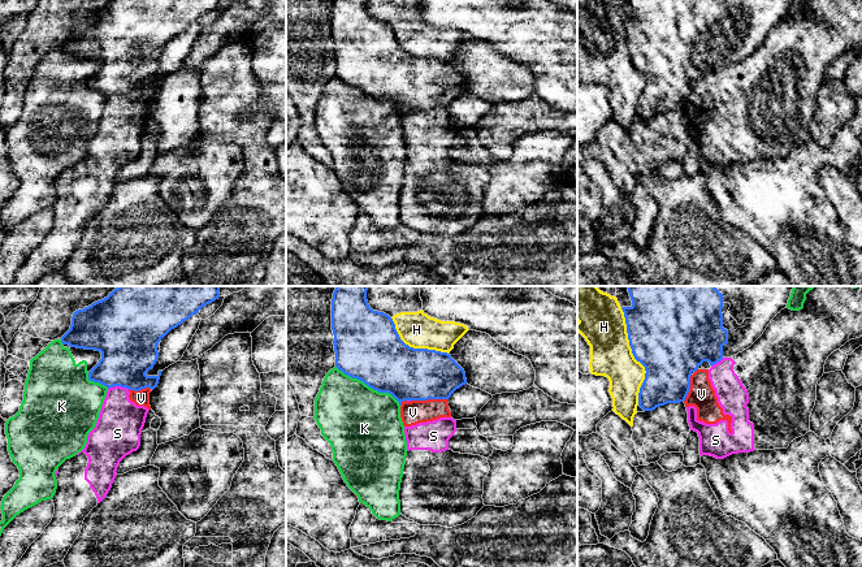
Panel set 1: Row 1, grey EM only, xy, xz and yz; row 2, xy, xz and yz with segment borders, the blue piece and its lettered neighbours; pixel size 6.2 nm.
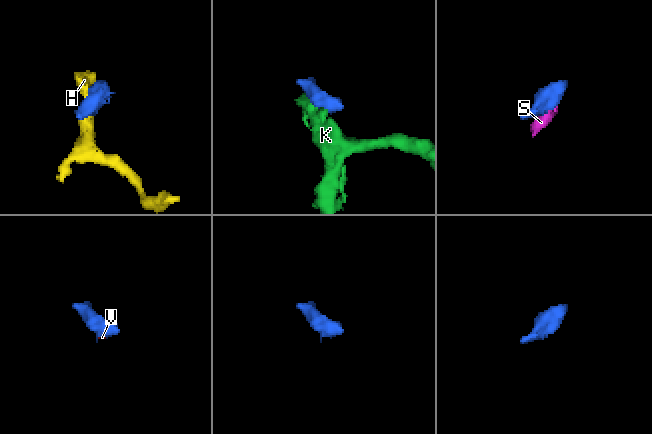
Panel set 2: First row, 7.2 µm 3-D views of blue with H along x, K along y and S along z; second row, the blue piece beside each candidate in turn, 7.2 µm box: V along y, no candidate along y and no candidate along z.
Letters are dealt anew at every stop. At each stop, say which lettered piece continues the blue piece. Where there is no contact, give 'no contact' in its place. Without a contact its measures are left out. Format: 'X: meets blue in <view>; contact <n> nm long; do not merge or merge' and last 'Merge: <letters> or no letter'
H: meets blue in yz; contact 600 nm long; do not merge
K: meets blue in xz; contact 480 nm long; do not merge
S: meets blue in xy; contact 100 nm long; do not merge
V: meets blue in xz; contact 220 nm long; do not merge
Merge: no letter

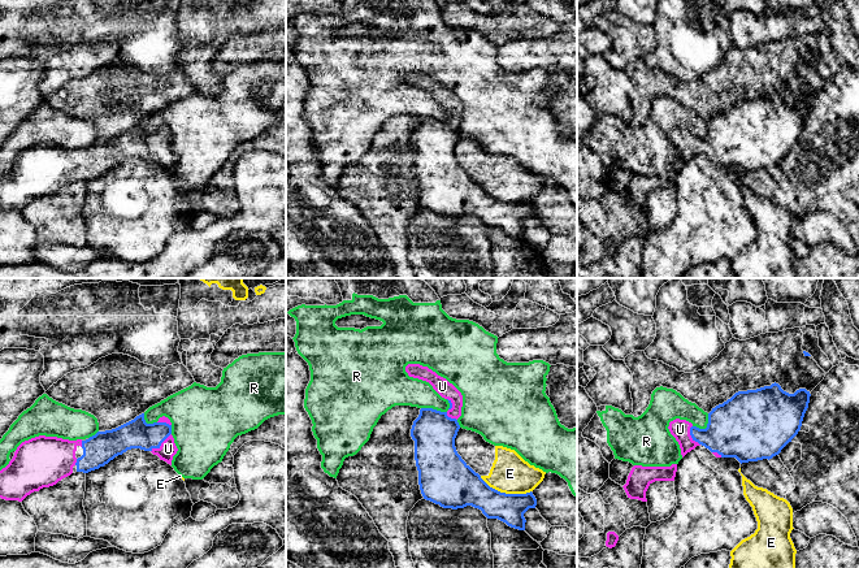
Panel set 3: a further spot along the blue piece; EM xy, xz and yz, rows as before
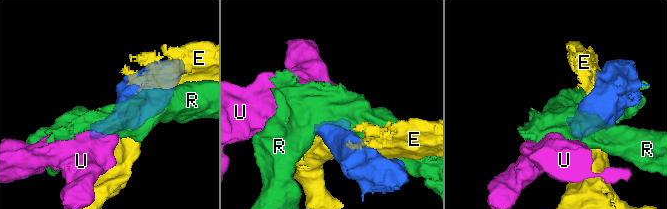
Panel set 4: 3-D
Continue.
E: meets blue in xz; contact 340 nm long; do not merge
R: meets blue in yz; contact 130 nm long; do not merge
U: meets blue in xy; contact 170 nm long; merge
Merge: U

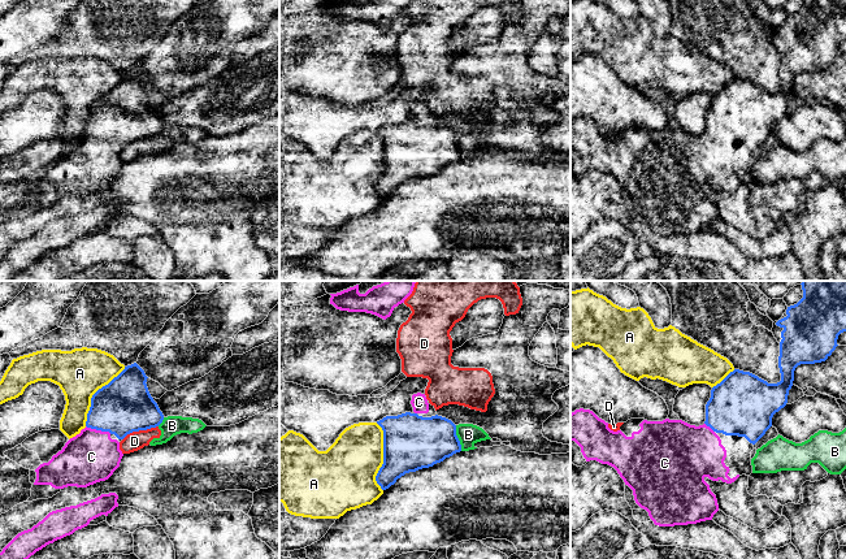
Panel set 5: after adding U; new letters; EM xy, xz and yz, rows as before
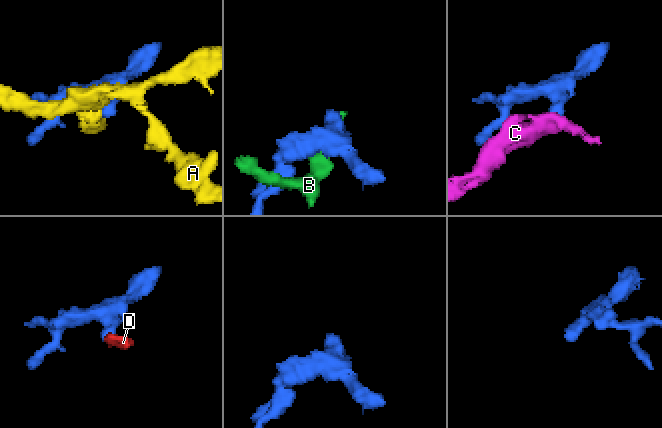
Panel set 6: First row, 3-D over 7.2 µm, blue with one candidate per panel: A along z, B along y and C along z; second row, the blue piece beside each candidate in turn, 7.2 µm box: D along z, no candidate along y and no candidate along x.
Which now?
A: meets blue in xz; contact 420 nm long; do not merge
B: meets blue in xz; contact 170 nm long; do not merge
C: meets blue in xy; contact 170 nm long; merge
D: meets blue in xy; contact 240 nm long; do not merge
Merge: C

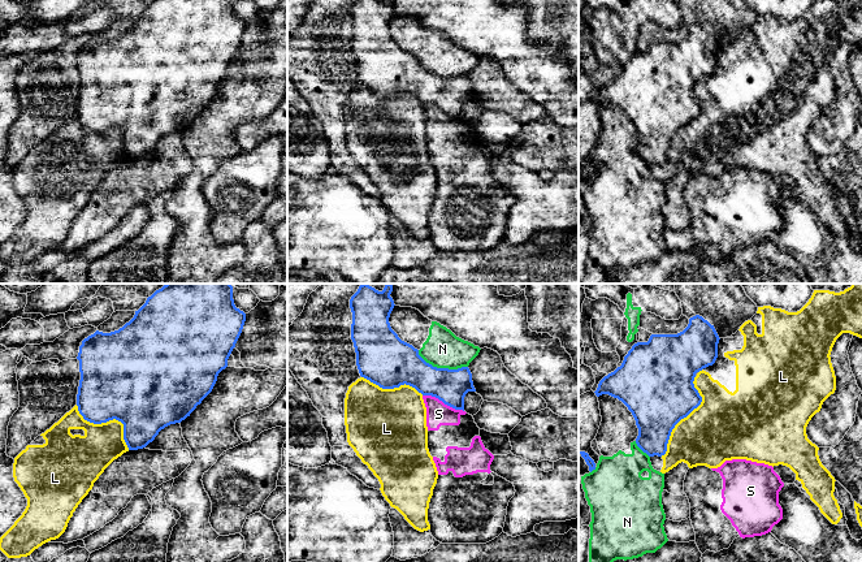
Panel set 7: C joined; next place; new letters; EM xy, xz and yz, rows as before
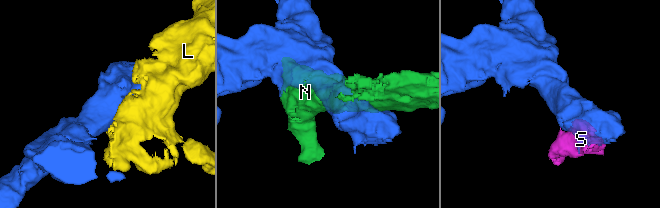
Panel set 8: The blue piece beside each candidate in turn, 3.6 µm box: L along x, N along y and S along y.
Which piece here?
L: meets blue in yz; contact 550 nm long; do not merge
N: meets blue in xz; contact 320 nm long; do not merge
S: meets blue in xz; contact 280 nm long; do not merge
Merge: no letter

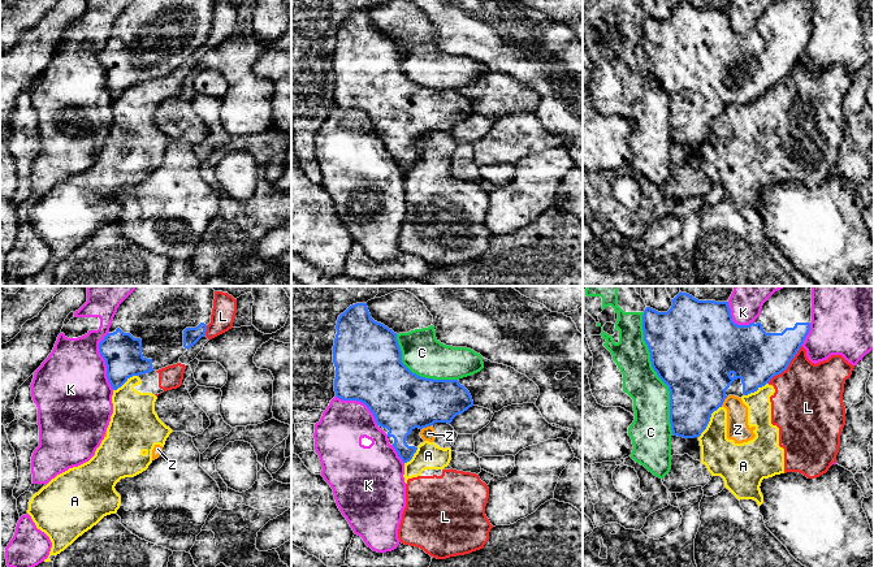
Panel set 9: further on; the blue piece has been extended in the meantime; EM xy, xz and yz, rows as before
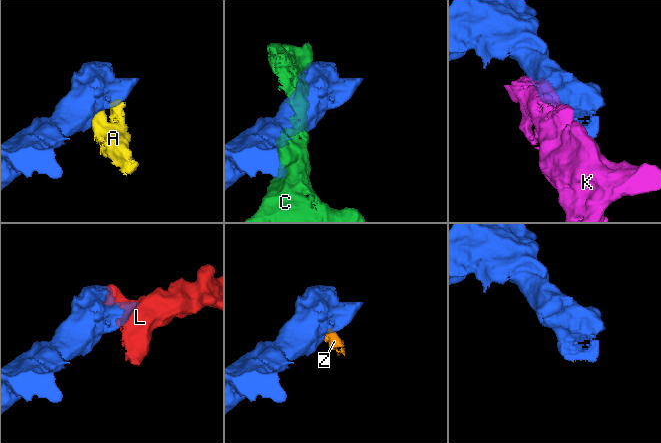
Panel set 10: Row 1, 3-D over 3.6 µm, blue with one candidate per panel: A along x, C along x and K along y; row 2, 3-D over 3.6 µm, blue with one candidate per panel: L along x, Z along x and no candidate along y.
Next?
A: meets blue in yz; contact 240 nm long; do not merge
C: meets blue in yz; contact 750 nm long; do not merge
K: meets blue in xy; contact 360 nm long; do not merge
L: meets blue in yz; contact 320 nm long; do not merge
Z: meets blue in xz; contact 70 nm long; do not merge
Merge: no letter

